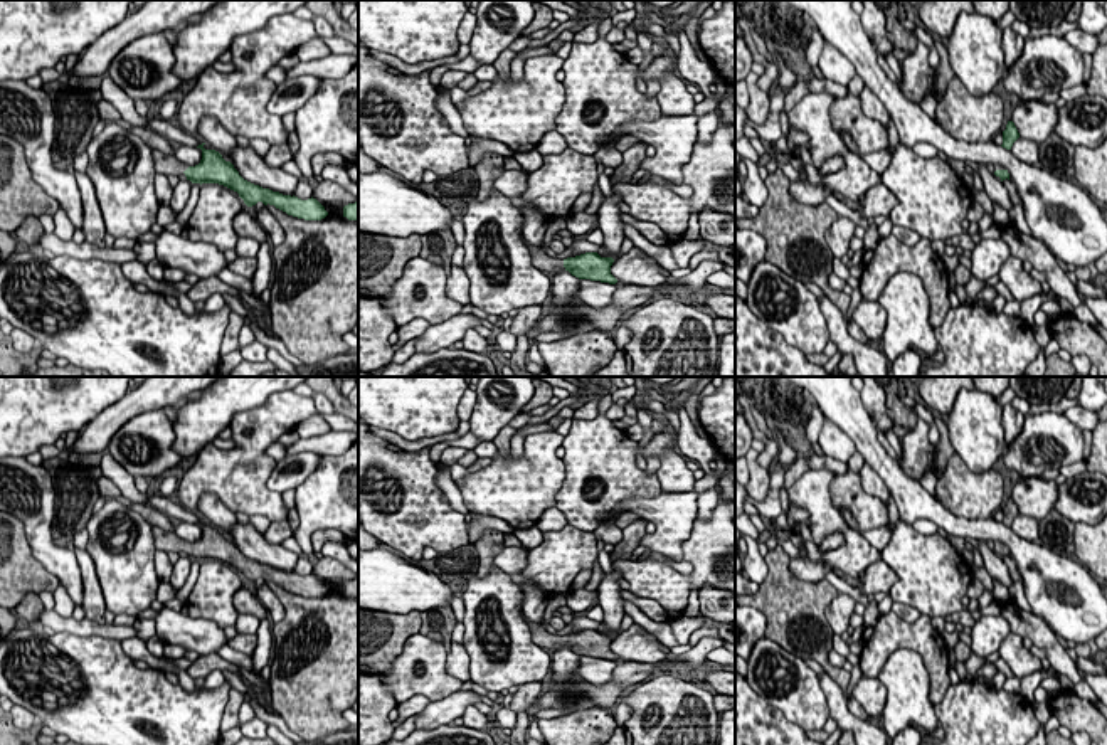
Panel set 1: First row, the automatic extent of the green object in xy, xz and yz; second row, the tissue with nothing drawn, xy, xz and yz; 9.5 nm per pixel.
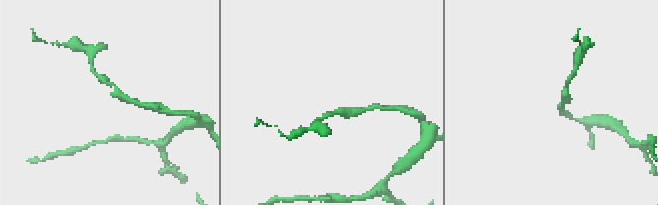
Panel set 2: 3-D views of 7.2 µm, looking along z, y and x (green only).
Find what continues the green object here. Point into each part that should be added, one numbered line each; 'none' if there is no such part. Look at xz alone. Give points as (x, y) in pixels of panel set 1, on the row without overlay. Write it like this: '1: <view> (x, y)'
1: xz (540, 636)

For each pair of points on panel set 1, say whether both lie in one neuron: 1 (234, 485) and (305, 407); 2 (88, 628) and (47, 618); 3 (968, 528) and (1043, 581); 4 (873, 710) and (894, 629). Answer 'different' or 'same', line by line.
1: same
2: same
3: same
4: different

